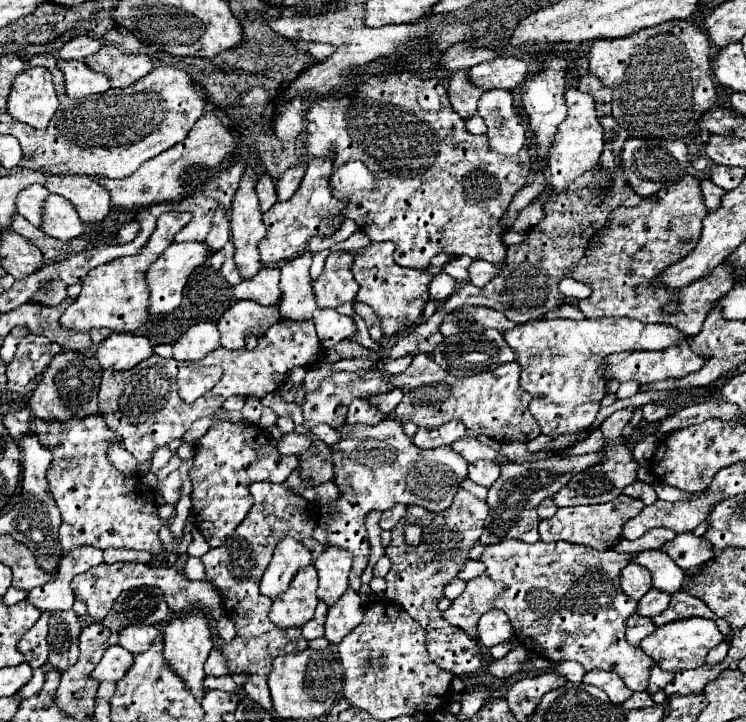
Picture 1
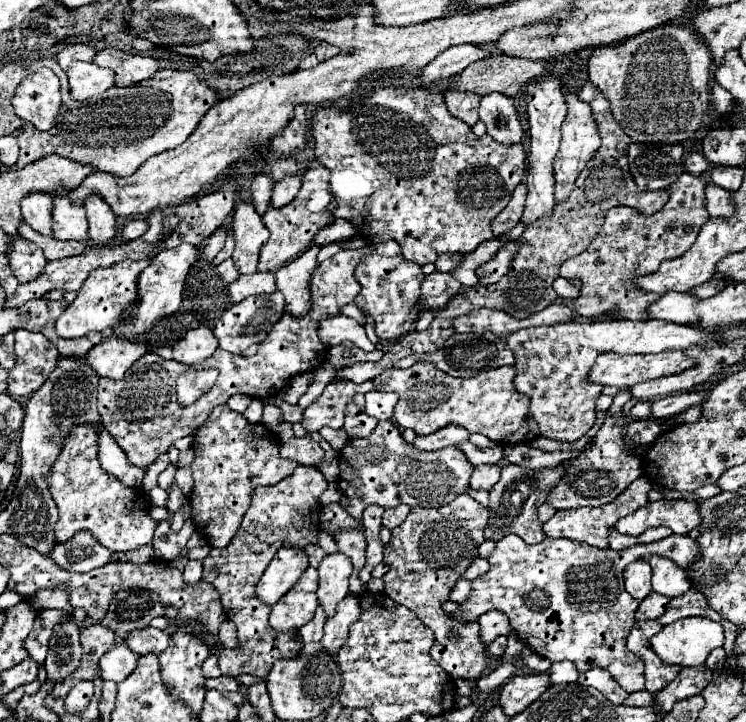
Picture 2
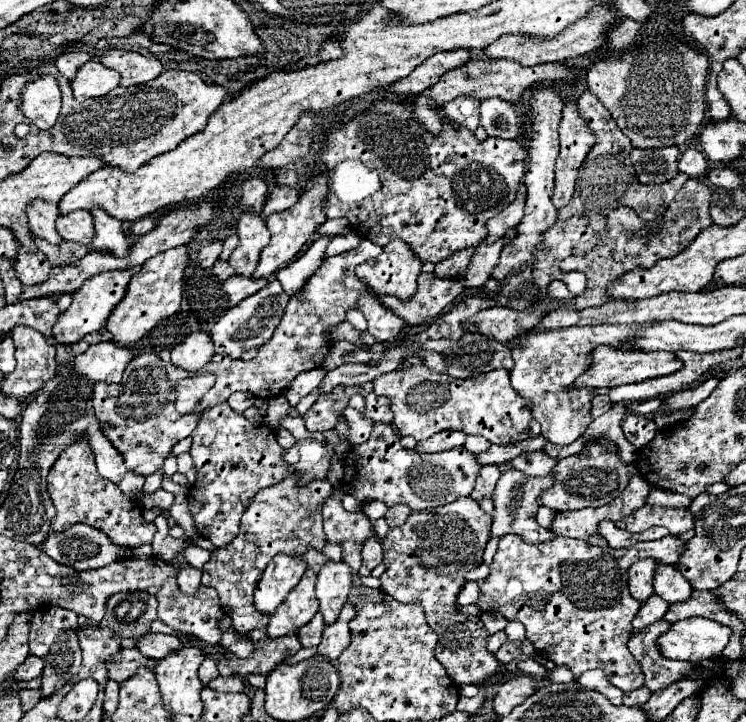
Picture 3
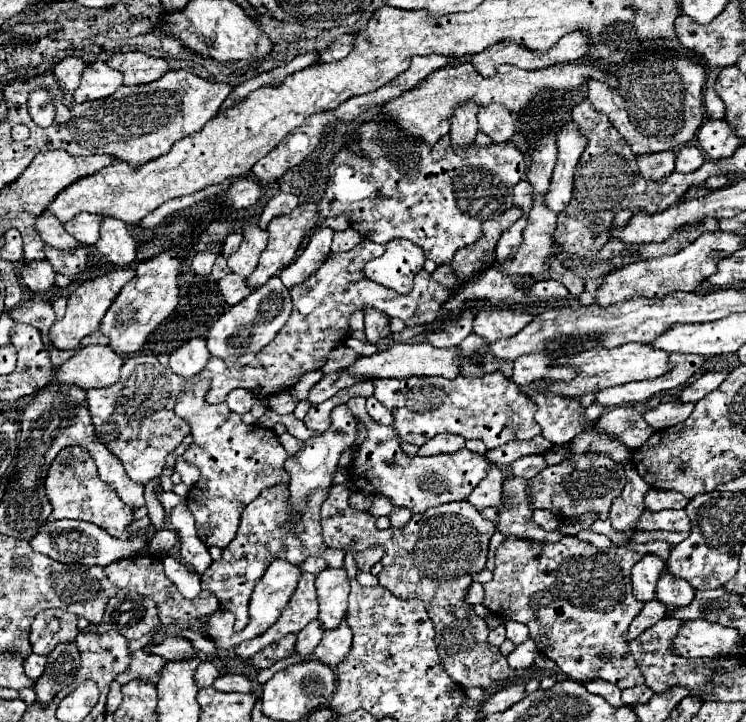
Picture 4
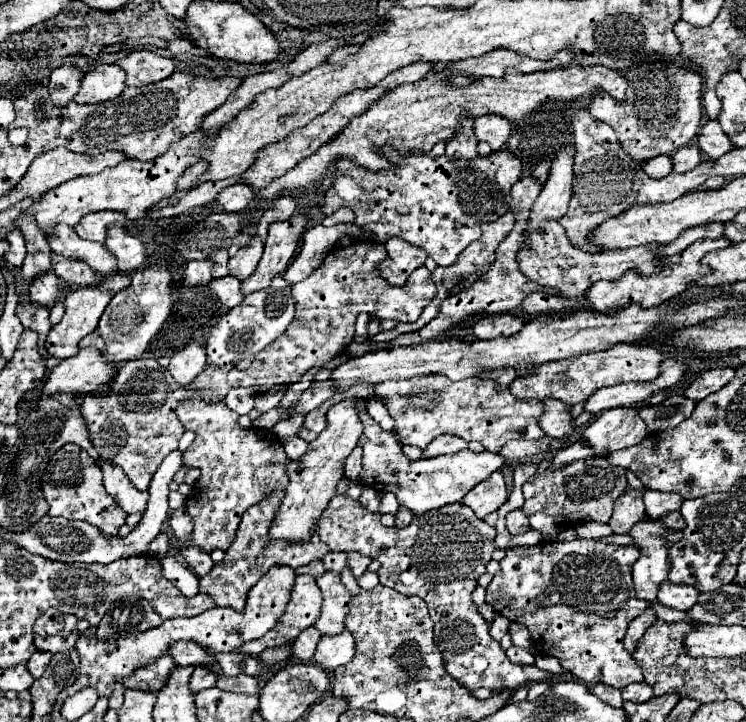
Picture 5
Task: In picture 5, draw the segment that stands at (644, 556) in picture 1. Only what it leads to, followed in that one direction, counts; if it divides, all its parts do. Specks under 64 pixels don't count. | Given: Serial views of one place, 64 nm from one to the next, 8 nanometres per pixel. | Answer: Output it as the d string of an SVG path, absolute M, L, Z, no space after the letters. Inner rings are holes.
M666 580L666 582L662 582L656 600L674 610L690 610L694 606L694 602L698 602L698 590L694 590L686 584L674 584L674 582Z

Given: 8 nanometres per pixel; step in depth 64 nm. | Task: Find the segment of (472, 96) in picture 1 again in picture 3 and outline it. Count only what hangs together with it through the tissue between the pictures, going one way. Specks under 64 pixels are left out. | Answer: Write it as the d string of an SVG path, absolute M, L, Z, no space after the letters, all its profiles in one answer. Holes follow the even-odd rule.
M458 96L444 104L444 112L452 118L454 126L466 126L474 132L478 128L478 106L480 100L470 96Z

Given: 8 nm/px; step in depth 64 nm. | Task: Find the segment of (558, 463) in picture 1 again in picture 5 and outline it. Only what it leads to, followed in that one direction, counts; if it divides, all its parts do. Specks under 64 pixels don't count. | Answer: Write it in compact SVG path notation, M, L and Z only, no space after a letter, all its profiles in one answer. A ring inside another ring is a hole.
M512 510L512 512L508 512L506 514L506 528L508 528L510 534L522 534L522 532L532 530L524 510Z

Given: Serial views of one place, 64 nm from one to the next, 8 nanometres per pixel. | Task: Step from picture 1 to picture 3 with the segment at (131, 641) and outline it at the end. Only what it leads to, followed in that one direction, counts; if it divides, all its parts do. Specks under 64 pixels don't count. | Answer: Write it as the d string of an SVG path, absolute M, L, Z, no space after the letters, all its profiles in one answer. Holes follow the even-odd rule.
M148 632L142 634L140 638L136 638L136 650L142 652L142 656L146 658L164 658L168 652L178 650L182 646L182 642L172 636L172 634L160 634L160 632Z

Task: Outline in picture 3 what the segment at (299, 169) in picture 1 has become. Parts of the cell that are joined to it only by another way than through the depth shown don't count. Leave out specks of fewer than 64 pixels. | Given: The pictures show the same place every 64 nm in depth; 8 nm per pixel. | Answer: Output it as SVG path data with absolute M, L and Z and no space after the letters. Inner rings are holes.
M276 186L266 200L262 218L266 218L268 214L274 214L274 212L288 210L290 206L296 204L296 200L298 200L298 190L294 186Z

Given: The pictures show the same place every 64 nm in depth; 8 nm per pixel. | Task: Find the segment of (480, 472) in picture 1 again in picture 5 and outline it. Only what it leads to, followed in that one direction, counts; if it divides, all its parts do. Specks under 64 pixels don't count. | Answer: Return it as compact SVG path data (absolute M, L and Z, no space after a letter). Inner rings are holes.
M500 470L490 474L490 478L474 486L462 498L462 502L478 514L478 518L484 518L490 512L496 512L506 500L508 500L508 490L506 490L506 482Z

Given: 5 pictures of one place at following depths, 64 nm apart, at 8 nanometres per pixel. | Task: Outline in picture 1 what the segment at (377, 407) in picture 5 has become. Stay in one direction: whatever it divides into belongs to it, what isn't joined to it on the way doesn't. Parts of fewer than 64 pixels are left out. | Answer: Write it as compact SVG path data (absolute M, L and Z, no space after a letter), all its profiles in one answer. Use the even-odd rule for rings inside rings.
M396 388L396 390L392 390L390 394L384 394L382 398L372 398L370 402L374 402L374 404L384 412L384 414L392 414L400 400L402 400L402 390Z

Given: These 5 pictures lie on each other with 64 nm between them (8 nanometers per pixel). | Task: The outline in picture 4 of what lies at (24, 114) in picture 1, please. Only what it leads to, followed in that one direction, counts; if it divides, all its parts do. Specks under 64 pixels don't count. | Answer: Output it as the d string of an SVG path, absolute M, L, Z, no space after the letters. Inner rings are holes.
M36 88L30 92L28 114L40 128L48 128L54 122L56 110L54 110L54 102L48 88Z

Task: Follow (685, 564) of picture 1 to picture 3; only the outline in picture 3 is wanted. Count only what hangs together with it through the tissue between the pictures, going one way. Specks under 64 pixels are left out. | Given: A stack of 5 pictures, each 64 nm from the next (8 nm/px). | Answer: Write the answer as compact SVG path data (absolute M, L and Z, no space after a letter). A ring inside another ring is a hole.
M506 534L500 538L498 550L490 564L490 576L478 582L480 596L476 600L476 606L480 608L480 612L502 612L508 620L522 622L526 628L526 638L534 644L536 652L552 660L556 666L570 666L574 678L578 678L586 670L600 668L608 674L614 686L630 692L644 686L644 674L626 646L628 638L632 636L632 620L640 610L640 602L630 596L630 590L626 586L628 568L642 558L658 558L666 564L676 564L680 562L684 548L686 542L672 534L654 542L638 542L636 546L620 550L614 550L610 546L592 546L574 538L554 538L540 544L526 544L520 536Z

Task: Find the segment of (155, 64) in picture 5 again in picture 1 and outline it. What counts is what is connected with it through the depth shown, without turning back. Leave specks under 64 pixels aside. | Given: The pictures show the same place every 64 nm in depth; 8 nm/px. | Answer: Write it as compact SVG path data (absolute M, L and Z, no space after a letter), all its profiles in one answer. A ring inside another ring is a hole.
M102 46L96 54L84 58L86 66L110 78L112 88L126 88L146 76L154 64L142 54L122 54L114 46Z

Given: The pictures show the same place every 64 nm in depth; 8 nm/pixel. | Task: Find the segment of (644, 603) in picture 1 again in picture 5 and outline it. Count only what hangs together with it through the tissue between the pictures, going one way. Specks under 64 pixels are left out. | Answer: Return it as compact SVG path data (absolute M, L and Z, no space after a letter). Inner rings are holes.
M648 604L648 608L646 608L638 618L634 618L634 620L630 622L630 626L628 626L628 632L626 632L626 638L624 638L626 650L632 650L632 652L634 652L636 642L642 638L642 634L646 632L646 628L648 628L652 622L656 622L656 620L658 620L658 618L656 618L656 612L652 610L652 604Z

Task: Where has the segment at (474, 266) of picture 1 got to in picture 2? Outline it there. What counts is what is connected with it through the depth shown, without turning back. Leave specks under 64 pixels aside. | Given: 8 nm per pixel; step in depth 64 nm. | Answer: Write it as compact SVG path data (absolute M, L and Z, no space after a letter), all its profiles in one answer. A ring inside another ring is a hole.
M504 242L502 248L498 250L498 254L478 268L478 278L480 278L482 286L498 282L508 272L510 260L518 252L518 246L520 246L520 242Z

